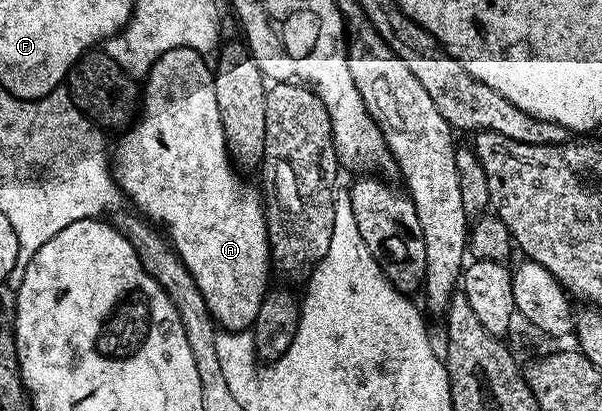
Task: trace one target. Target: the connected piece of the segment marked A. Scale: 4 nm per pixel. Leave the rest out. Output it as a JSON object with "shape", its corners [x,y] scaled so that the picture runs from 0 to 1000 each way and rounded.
{"shape":[[[287,117],[287,127],[274,127],[251,161],[241,197],[234,209],[234,265],[216,307],[209,309],[196,328],[198,348],[188,355],[188,421],[206,474],[219,491],[223,509],[243,530],[243,538],[274,562],[291,616],[302,633],[307,652],[321,672],[341,740],[347,749],[350,771],[372,805],[385,803],[415,805],[427,779],[427,759],[434,759],[437,725],[447,703],[450,667],[453,669],[453,640],[450,633],[450,594],[444,582],[444,538],[437,513],[437,484],[432,465],[417,453],[407,453],[397,436],[399,416],[392,411],[377,370],[377,343],[374,321],[367,311],[367,273],[360,263],[360,224],[357,221],[357,185],[346,144],[329,131],[321,117]]]}

